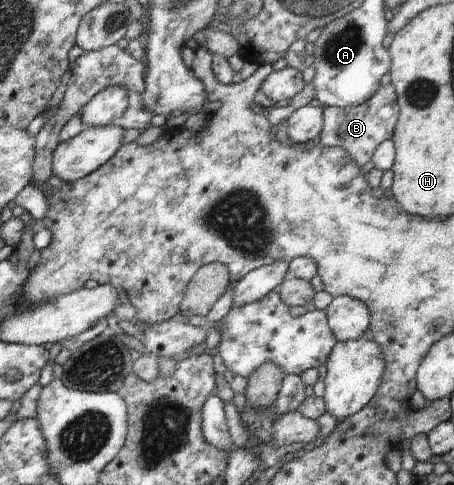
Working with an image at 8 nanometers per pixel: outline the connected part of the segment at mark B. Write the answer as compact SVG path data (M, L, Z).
M391 84L379 86L366 102L338 111L334 107L323 107L322 116L323 127L317 136L319 143L325 147L341 148L361 169L366 169L375 148L392 136L398 118L395 90Z

